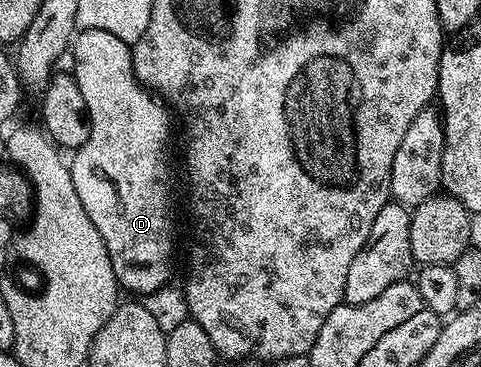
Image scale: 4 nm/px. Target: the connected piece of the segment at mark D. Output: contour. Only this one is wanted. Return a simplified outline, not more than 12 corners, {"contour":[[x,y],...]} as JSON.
{"contour":[[76,36],[69,168],[128,294],[170,282],[172,114],[128,42]]}

